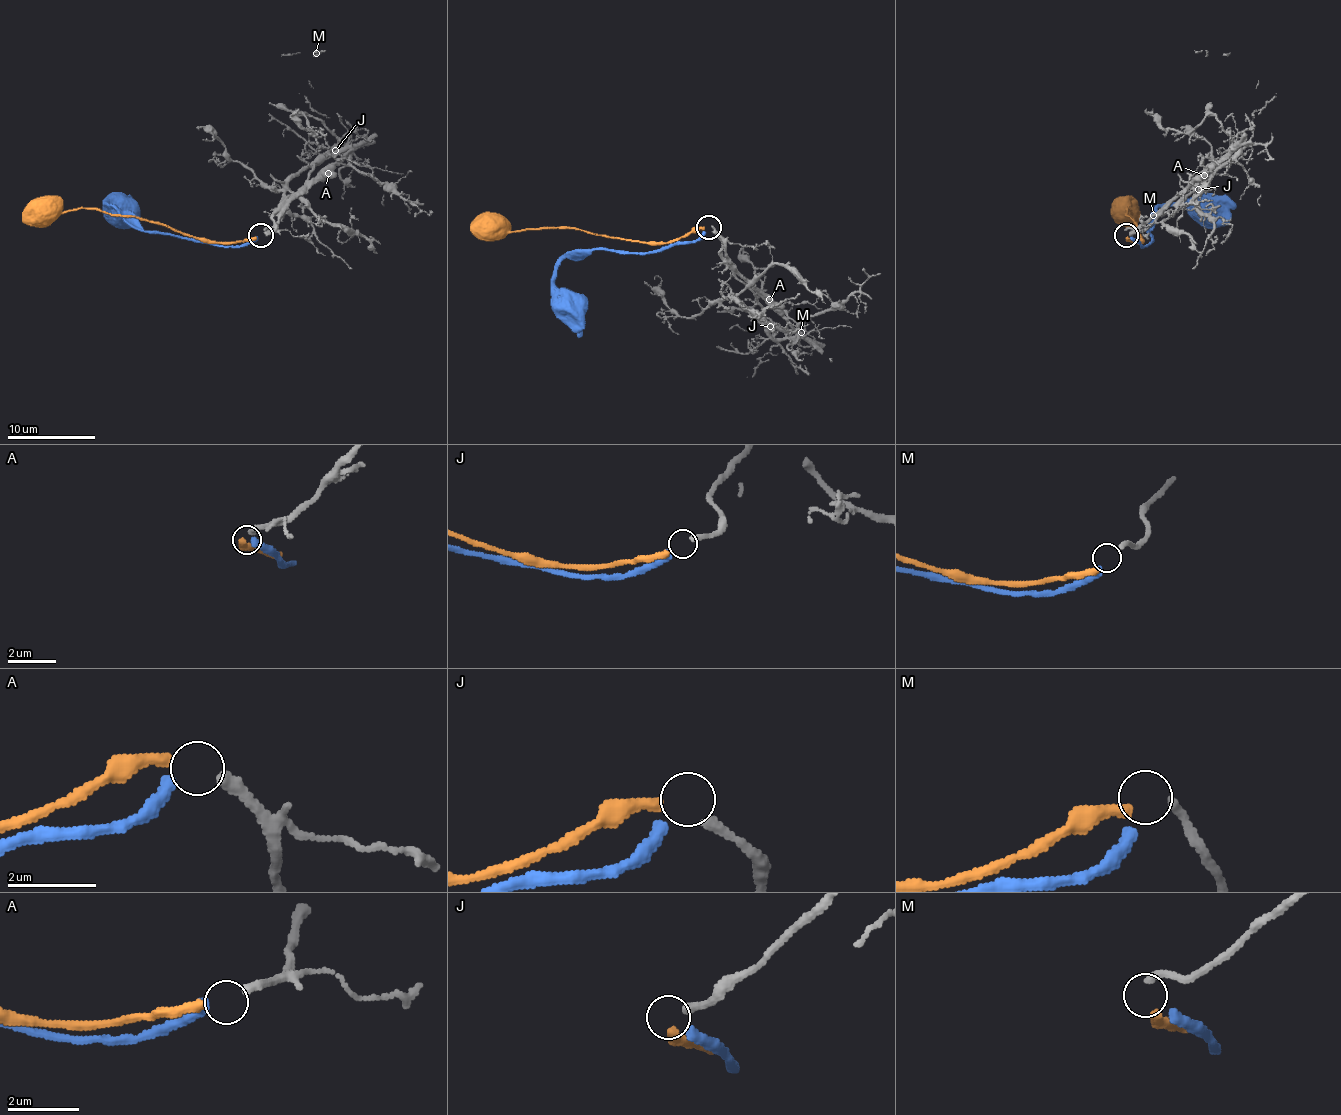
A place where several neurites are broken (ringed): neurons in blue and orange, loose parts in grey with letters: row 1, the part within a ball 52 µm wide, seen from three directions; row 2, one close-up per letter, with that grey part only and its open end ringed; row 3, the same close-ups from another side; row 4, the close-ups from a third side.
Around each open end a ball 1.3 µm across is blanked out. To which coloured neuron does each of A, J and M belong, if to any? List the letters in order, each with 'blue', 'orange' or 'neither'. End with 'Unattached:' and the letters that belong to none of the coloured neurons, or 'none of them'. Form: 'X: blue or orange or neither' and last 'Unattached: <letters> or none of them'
A: blue
J: orange
M: neither
Unattached: M

